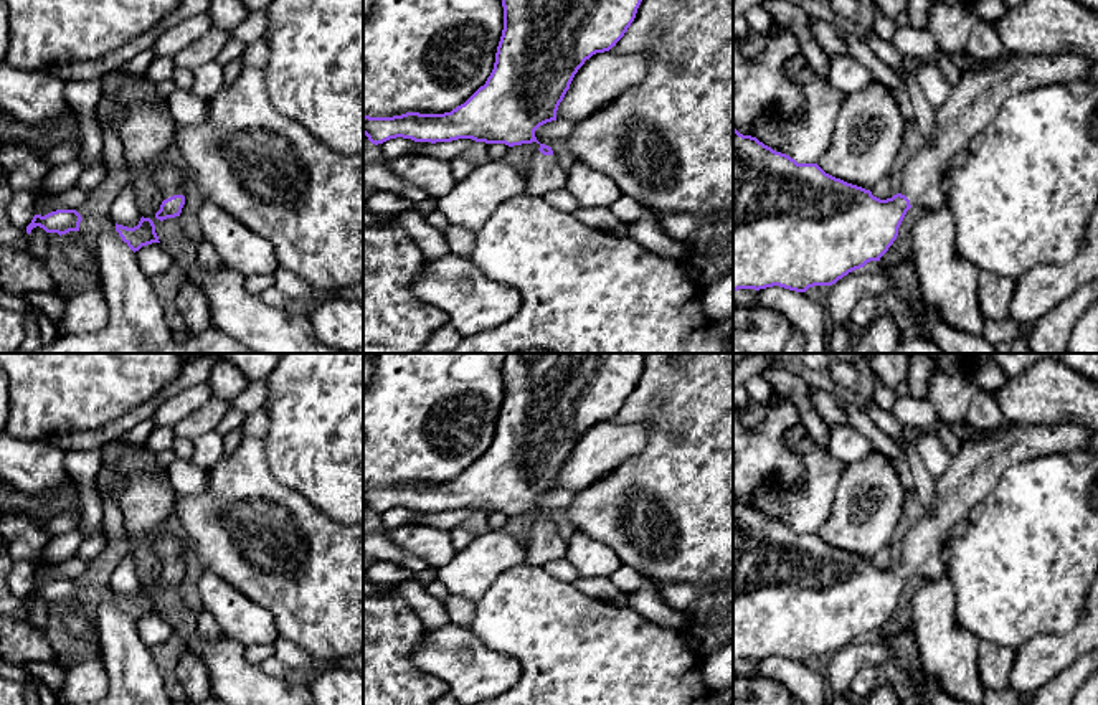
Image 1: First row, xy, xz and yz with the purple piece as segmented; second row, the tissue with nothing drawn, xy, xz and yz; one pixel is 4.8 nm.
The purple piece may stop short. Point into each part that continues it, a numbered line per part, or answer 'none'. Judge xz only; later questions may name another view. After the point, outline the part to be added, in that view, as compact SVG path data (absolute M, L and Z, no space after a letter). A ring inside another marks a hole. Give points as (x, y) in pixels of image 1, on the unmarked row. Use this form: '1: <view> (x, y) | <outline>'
1: xz (544, 544) | M533 522L525 543L525 563L543 566L548 561L566 558L568 542L556 532L553 525Z

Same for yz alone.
1: yz (974, 471) | M1073 423L1012 424L1002 436L963 442L959 452L953 456L949 467L936 479L933 510L925 513L921 520L903 535L900 563L910 570L911 576L925 581L946 575L943 545L949 538L953 525L966 518L973 505L984 502L1009 467L1040 456L1085 449L1088 447L1091 434L1086 428Z

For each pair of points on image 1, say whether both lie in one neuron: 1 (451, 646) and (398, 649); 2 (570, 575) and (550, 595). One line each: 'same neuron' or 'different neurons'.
1: different neurons
2: different neurons

